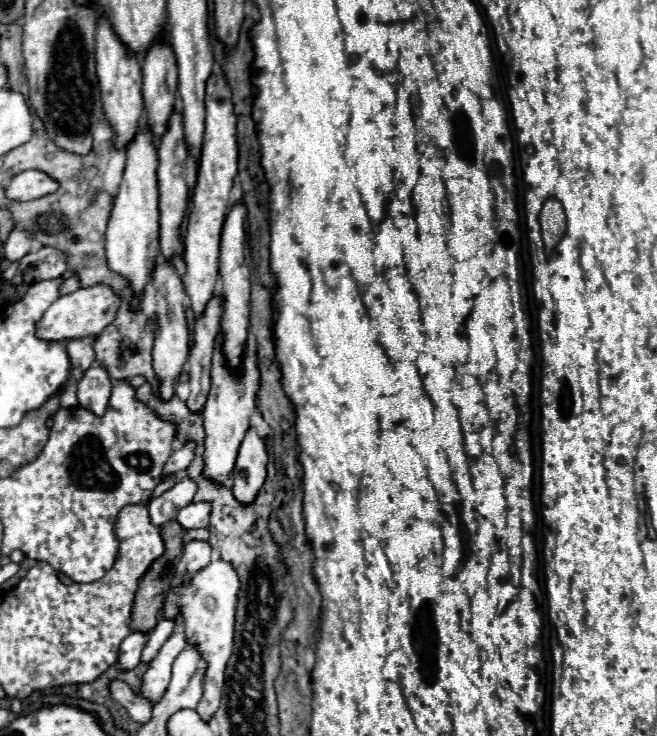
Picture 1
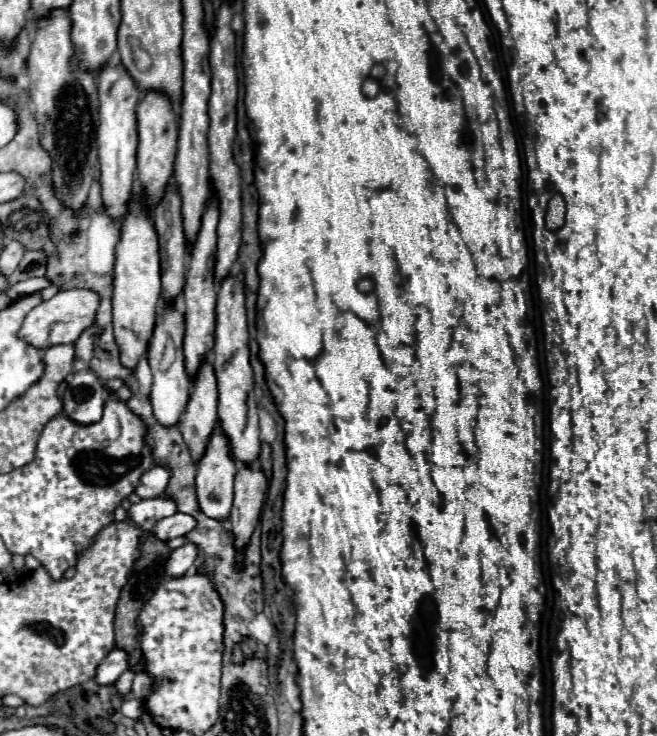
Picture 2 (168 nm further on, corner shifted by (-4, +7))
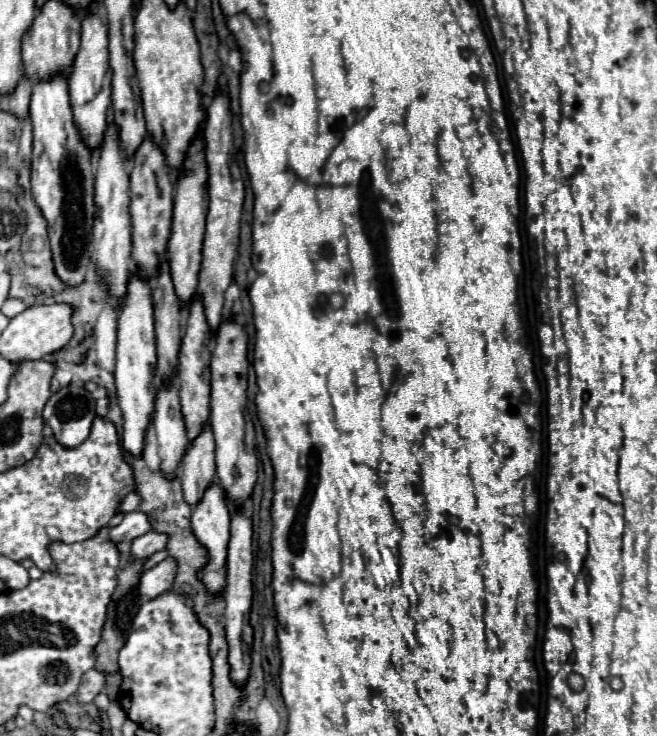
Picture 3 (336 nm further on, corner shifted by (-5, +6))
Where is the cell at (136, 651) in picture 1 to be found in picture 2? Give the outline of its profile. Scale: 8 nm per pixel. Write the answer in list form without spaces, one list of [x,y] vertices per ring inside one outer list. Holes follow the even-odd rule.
[[[114,648],[108,658],[104,658],[104,662],[100,662],[100,666],[96,668],[96,684],[100,686],[110,686],[118,680],[118,676],[126,670],[126,664],[128,664],[128,656],[124,650],[118,650]]]

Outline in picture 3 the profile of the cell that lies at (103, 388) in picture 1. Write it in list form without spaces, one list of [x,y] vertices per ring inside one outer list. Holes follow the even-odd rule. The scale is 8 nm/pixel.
[[[67,385],[51,395],[43,419],[61,445],[77,447],[91,433],[95,399],[83,385]]]

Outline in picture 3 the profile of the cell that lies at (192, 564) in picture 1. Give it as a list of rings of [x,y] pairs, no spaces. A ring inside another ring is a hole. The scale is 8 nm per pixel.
[[[173,557],[163,559],[161,563],[157,563],[155,567],[151,567],[141,575],[141,583],[139,583],[141,595],[147,599],[153,599],[169,591],[173,587],[175,575],[177,575],[177,561]]]

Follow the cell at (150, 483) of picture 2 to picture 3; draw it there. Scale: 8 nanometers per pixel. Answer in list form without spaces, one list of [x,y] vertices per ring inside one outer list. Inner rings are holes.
[[[131,491],[123,501],[121,501],[121,507],[119,507],[119,511],[123,511],[123,513],[129,513],[129,511],[135,511],[137,507],[141,505],[141,495],[137,493],[137,491]]]

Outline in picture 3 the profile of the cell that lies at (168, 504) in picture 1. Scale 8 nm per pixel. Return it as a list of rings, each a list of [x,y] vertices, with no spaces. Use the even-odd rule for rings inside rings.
[[[131,511],[123,517],[123,521],[117,527],[111,529],[109,535],[113,535],[113,541],[121,543],[121,541],[133,541],[151,529],[153,529],[153,525],[143,511]]]

